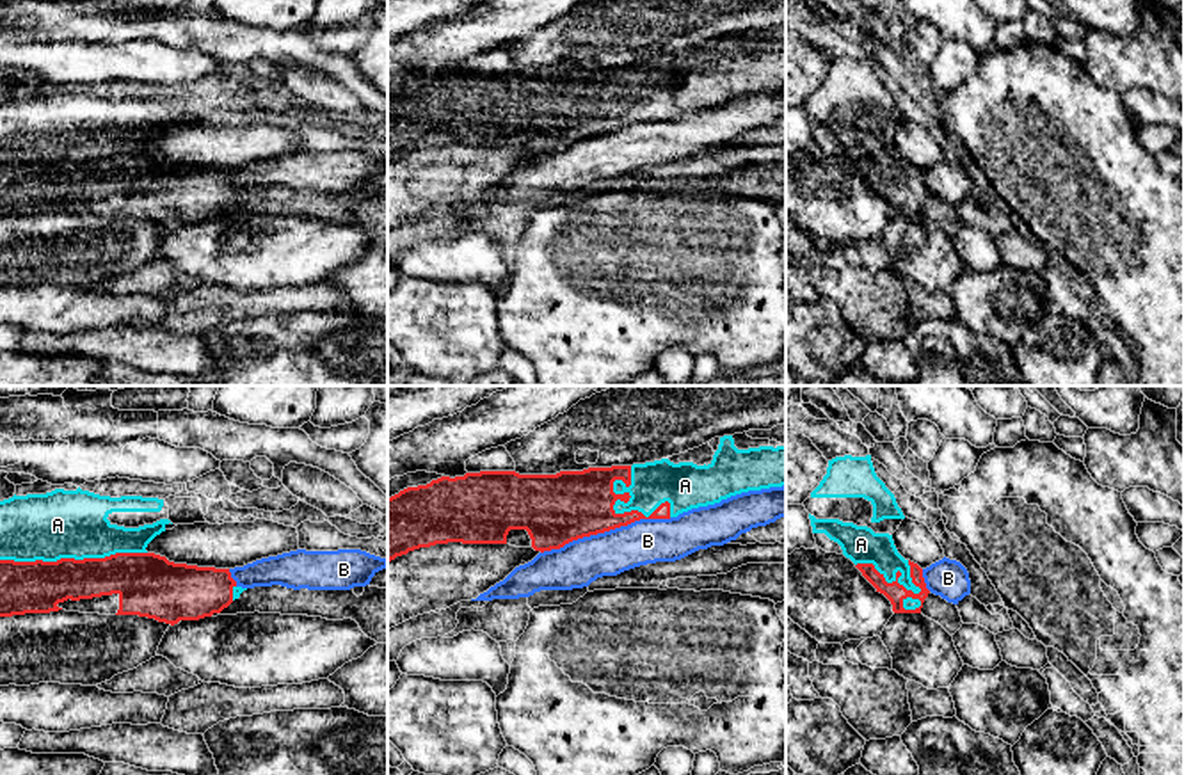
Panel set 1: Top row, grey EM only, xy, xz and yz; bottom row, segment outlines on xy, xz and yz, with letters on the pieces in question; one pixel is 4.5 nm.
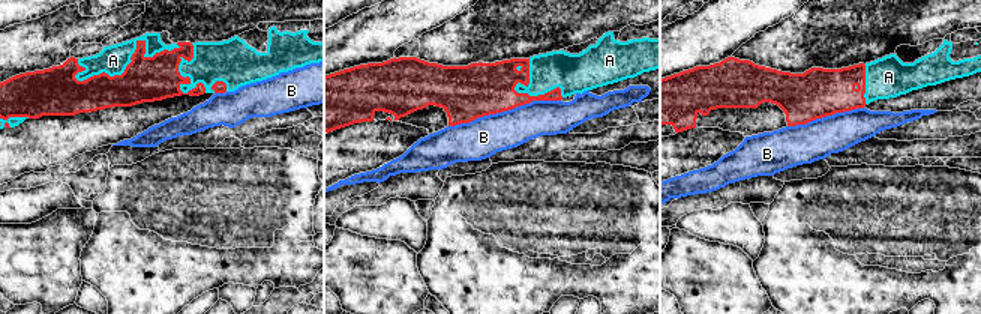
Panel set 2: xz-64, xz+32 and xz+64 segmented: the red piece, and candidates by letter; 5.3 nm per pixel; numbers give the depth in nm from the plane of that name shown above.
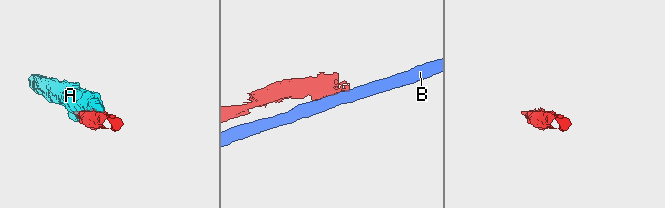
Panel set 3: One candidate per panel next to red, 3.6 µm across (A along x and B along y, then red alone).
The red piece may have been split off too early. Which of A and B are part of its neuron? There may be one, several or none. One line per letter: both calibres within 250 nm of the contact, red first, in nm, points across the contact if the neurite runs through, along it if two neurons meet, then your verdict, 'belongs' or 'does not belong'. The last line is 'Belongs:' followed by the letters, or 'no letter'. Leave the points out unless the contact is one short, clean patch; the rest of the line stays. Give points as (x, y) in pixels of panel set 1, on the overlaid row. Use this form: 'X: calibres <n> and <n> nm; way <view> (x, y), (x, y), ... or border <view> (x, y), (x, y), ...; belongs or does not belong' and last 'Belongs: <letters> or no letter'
A: calibres 300 and 190 nm; does not belong
B: calibres 320 and 200 nm; does not belong
Belongs: no letter

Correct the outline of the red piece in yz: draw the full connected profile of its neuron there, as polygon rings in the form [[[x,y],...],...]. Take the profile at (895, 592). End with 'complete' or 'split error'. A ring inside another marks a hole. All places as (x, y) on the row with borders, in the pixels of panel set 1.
[[[910,560],[908,565],[912,583],[921,588],[919,594],[914,594],[898,583],[898,578],[901,576],[900,571],[896,572],[896,579],[887,583],[884,574],[880,574],[873,563],[857,563],[855,567],[876,588],[876,592],[884,594],[891,601],[894,613],[921,613],[923,603],[930,590],[926,588],[923,569]]] | complete

